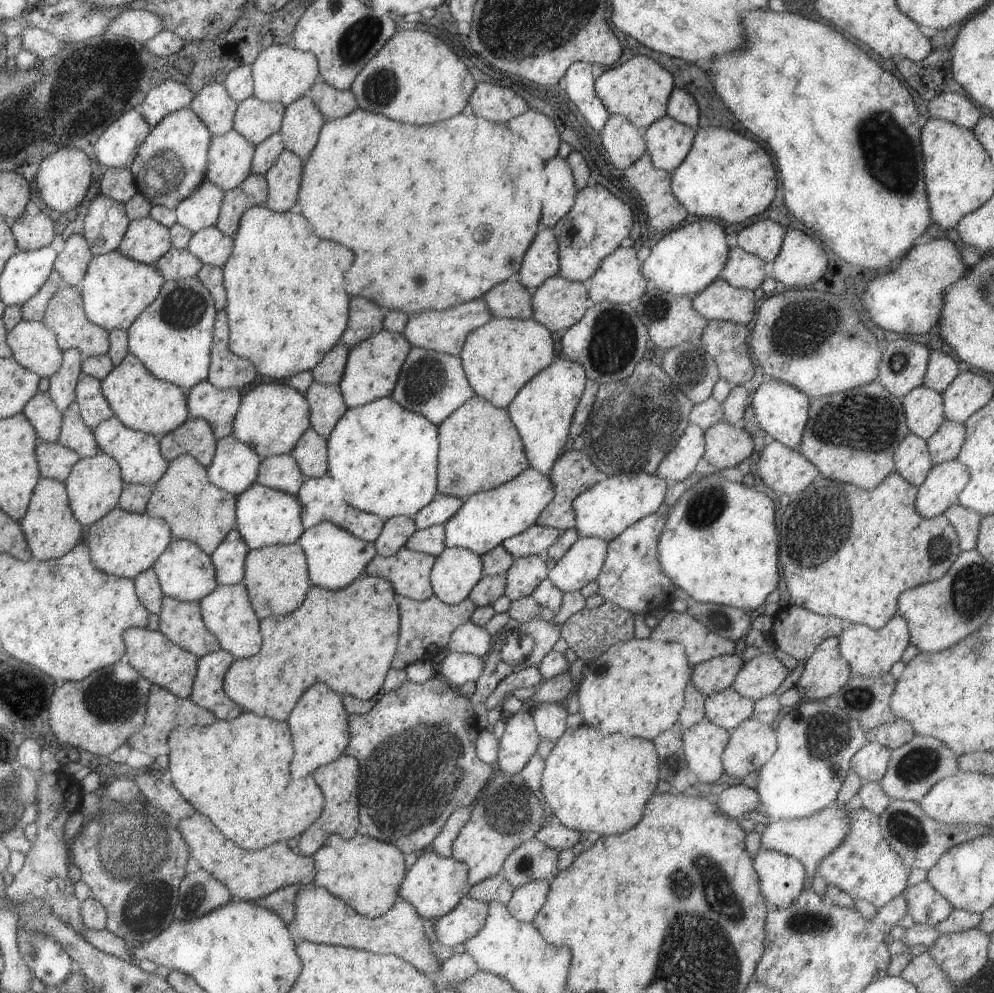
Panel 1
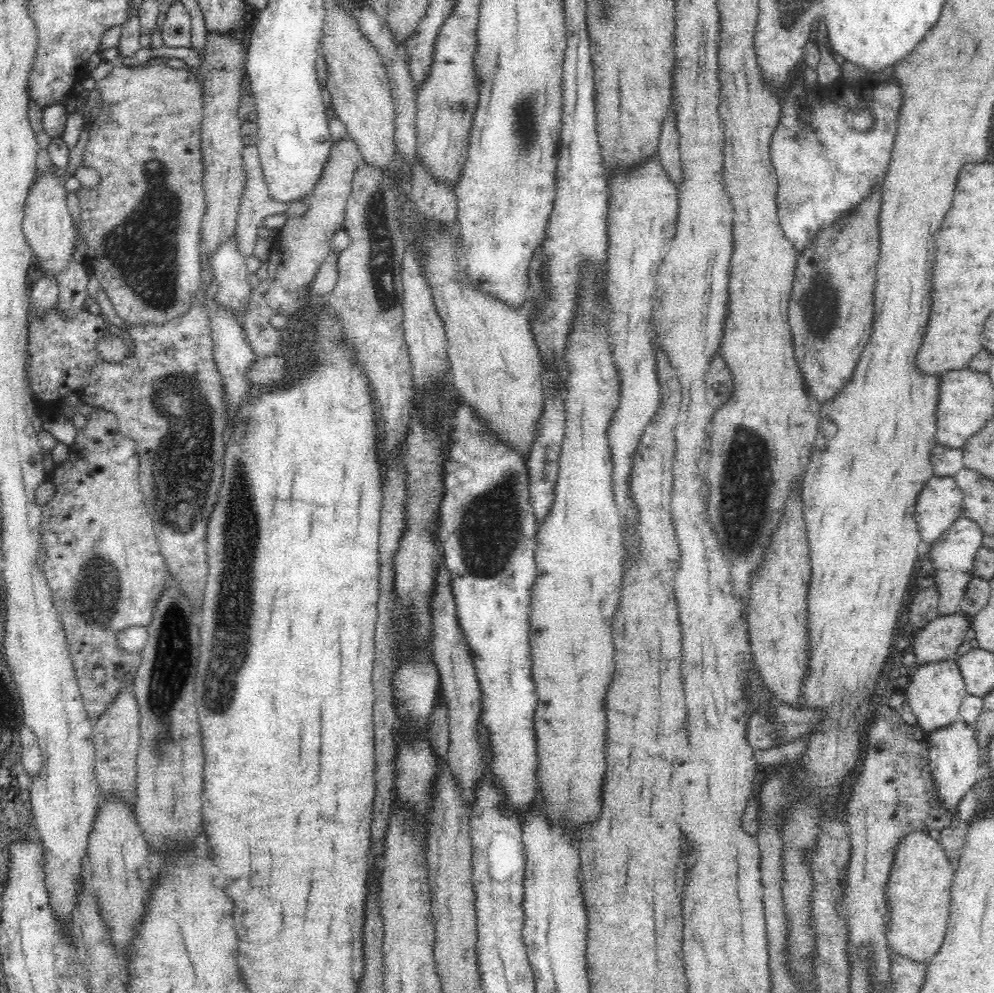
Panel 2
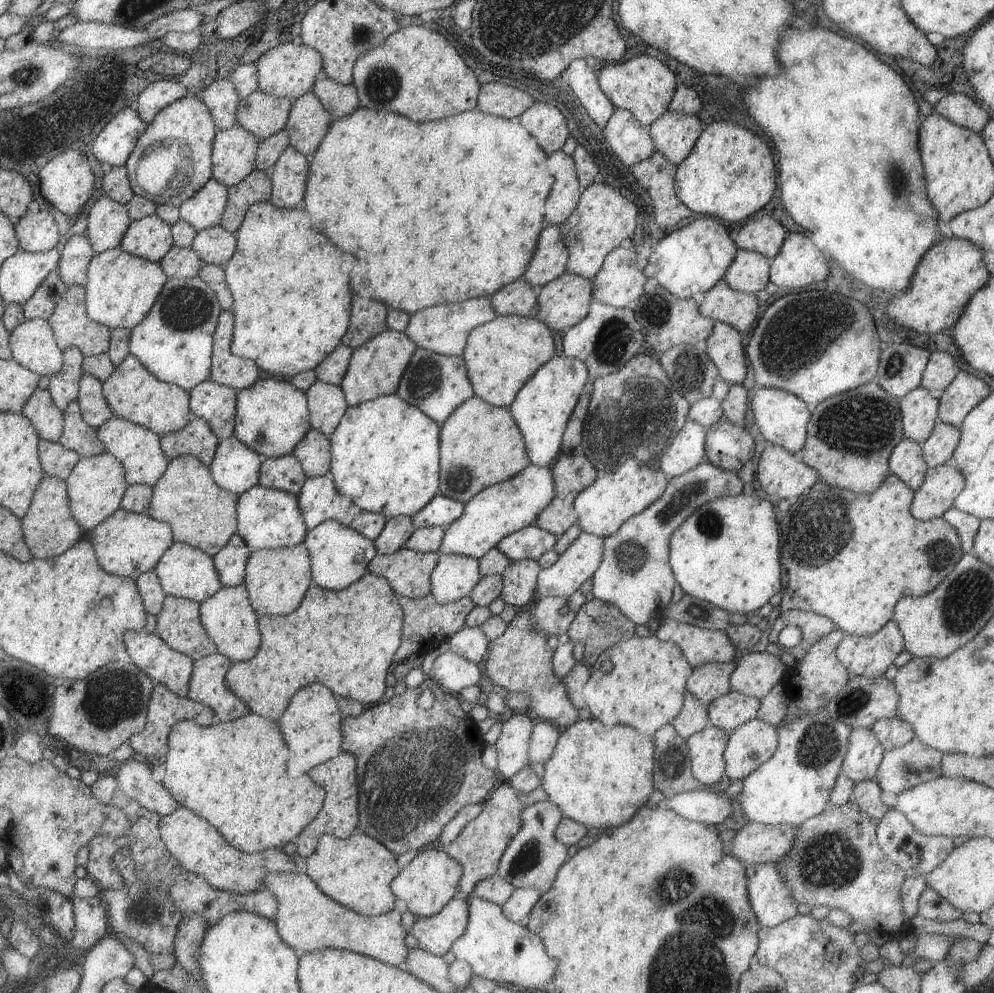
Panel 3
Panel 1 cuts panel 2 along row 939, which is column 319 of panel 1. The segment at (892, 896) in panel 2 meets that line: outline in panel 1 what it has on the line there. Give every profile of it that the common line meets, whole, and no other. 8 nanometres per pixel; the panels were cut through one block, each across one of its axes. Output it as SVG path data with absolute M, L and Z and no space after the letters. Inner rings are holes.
M295 885L294 916L297 941L314 944L333 944L368 951L377 955L392 955L411 964L418 972L432 977L440 970L441 962L431 954L422 930L422 918L406 901L398 900L383 915L369 919L360 916L342 901L332 896L325 888L313 885Z

